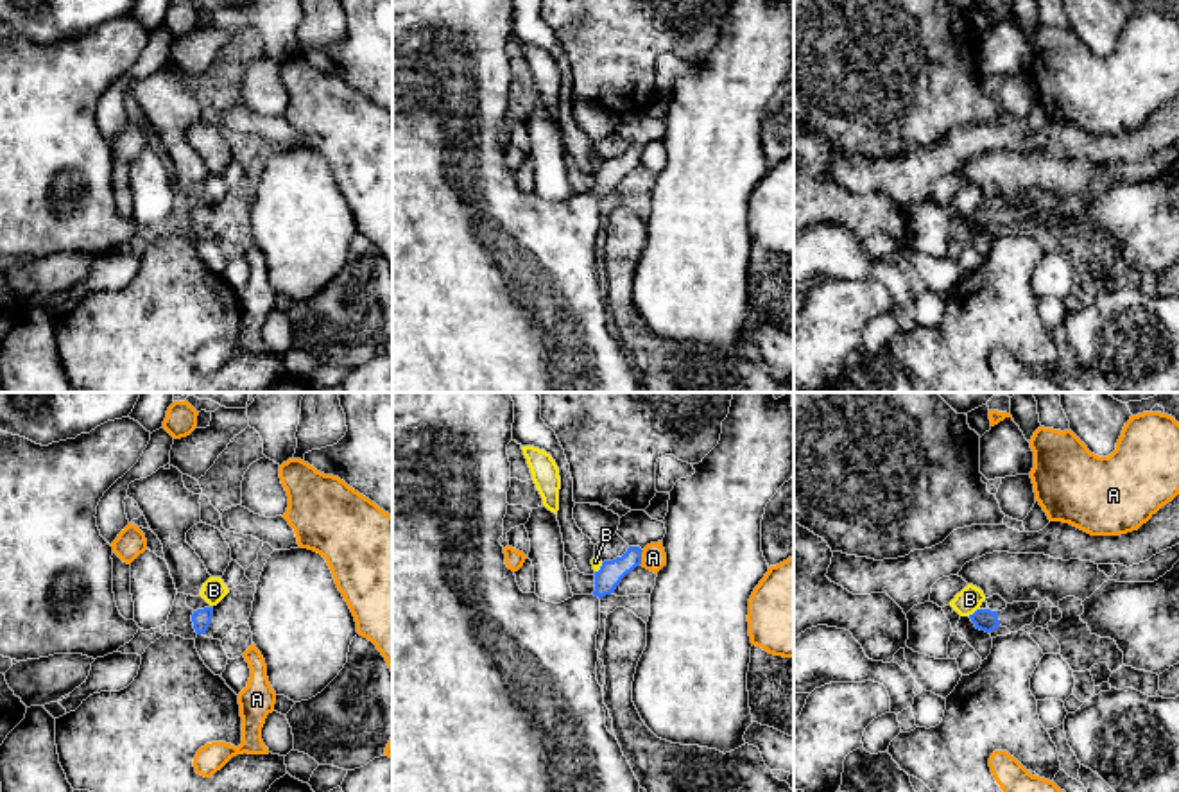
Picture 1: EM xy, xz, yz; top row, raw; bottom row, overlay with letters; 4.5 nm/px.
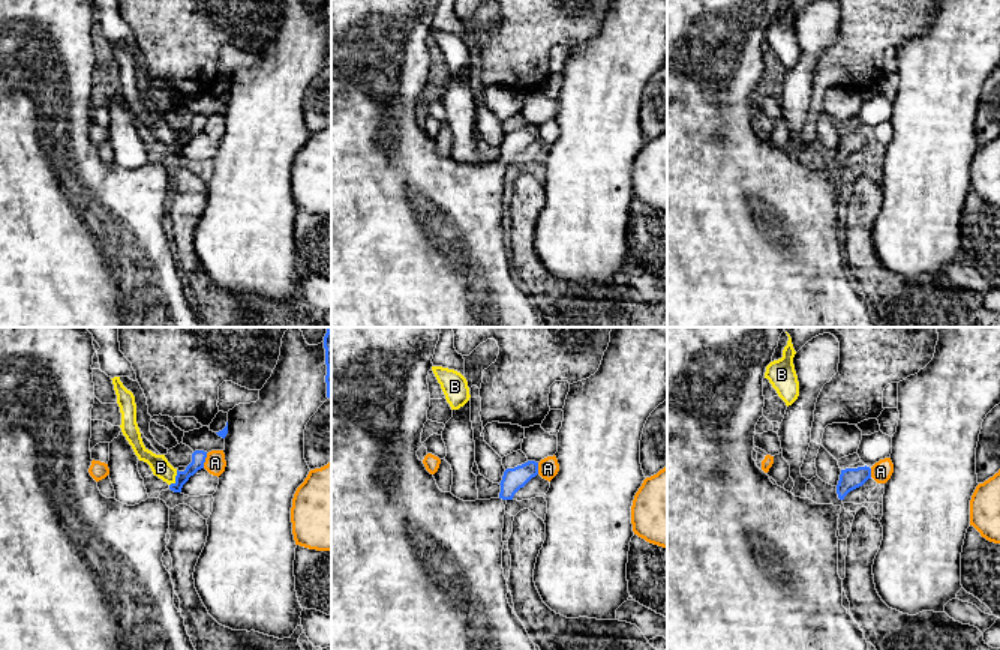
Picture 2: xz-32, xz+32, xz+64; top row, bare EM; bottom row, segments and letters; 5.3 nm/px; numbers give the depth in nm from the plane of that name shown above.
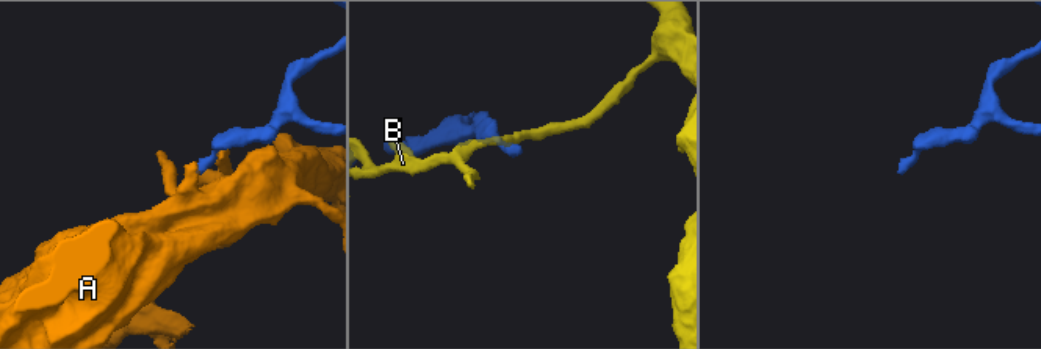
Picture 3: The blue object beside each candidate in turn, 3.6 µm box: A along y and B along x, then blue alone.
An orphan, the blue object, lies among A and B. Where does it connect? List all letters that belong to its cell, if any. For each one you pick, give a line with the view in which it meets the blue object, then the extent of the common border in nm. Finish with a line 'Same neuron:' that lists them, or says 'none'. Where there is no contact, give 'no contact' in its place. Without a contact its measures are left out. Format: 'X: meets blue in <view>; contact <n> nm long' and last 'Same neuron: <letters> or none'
Same neuron: none

